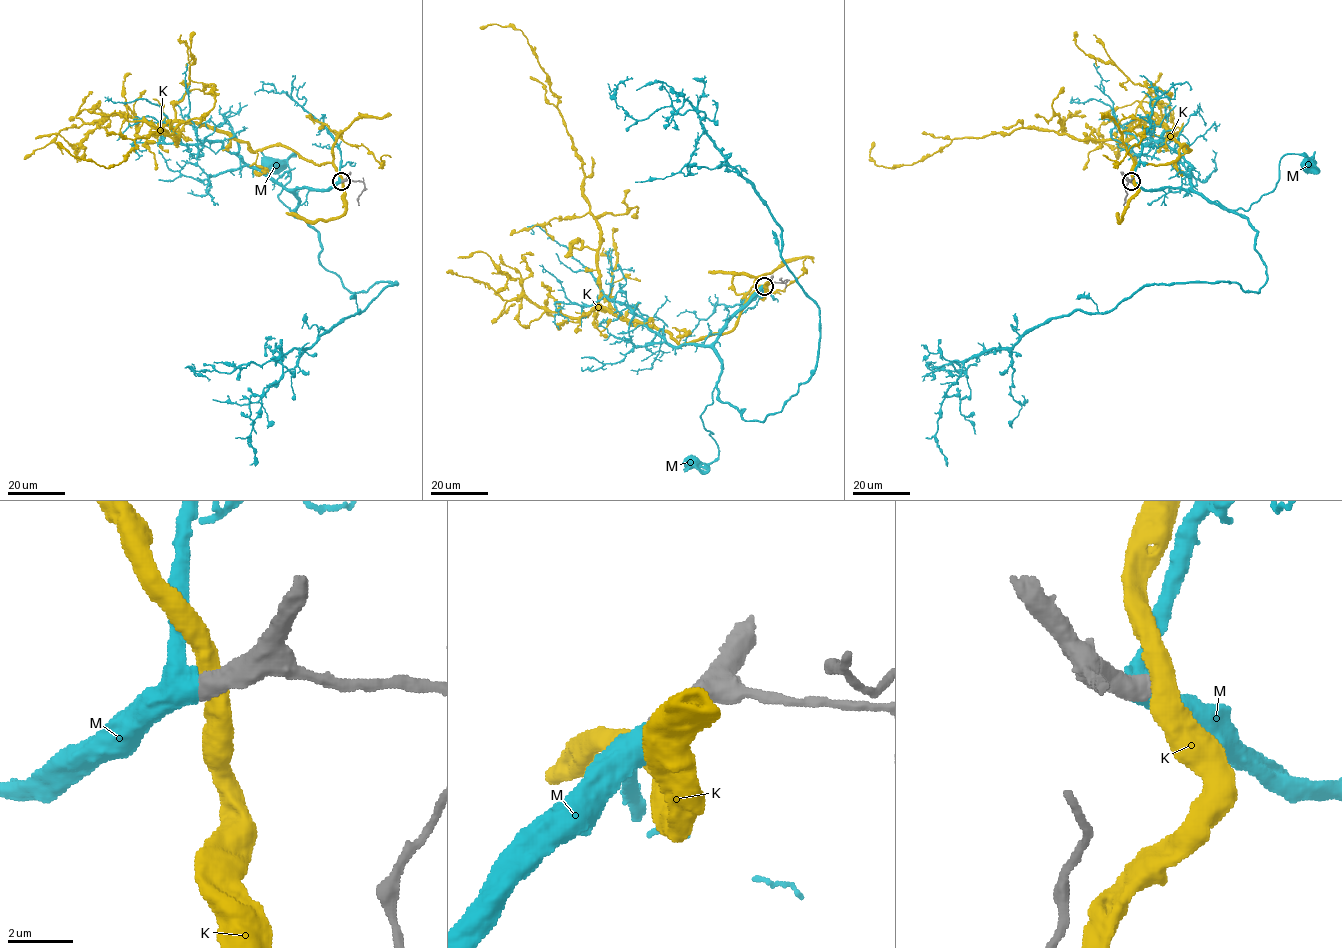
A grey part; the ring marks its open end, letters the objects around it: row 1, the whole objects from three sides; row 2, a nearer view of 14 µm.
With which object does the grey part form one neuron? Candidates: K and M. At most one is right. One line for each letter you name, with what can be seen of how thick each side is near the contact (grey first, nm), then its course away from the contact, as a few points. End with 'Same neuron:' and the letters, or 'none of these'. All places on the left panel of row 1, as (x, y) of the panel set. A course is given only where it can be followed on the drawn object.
M: 650/550 nm | via (341, 181), (328, 189), (291, 190), (298, 203), (290, 211), (278, 196), (296, 154), (270, 164)
Same neuron: M

